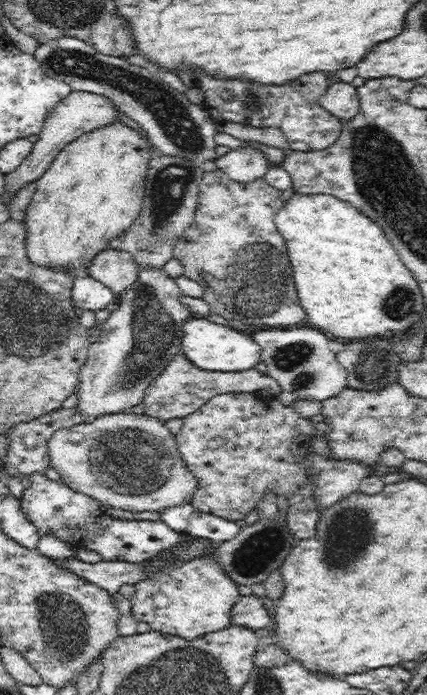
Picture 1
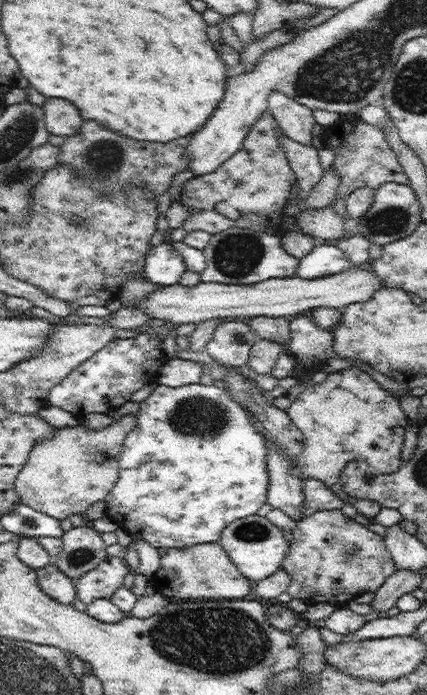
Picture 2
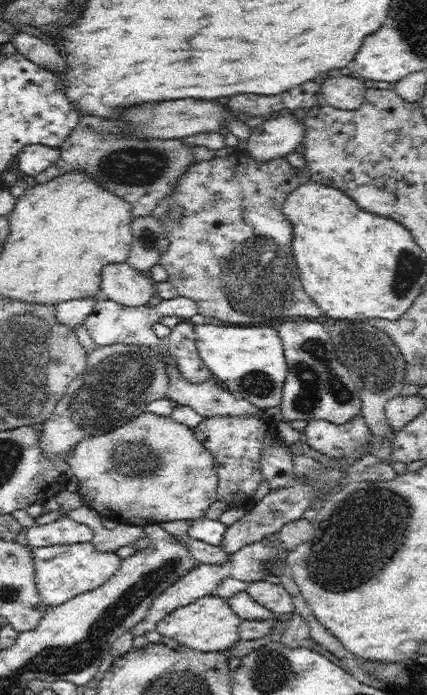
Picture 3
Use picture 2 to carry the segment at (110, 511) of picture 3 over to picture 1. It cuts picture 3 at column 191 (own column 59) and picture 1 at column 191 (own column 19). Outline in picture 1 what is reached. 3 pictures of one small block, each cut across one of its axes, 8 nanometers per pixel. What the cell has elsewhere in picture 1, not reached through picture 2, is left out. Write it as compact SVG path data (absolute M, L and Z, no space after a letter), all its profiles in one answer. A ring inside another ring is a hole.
M132 412L100 415L71 427L56 430L48 441L50 465L61 475L63 484L75 492L94 498L99 504L124 511L164 511L170 506L191 503L198 479L188 471L178 450L175 435L159 418Z

